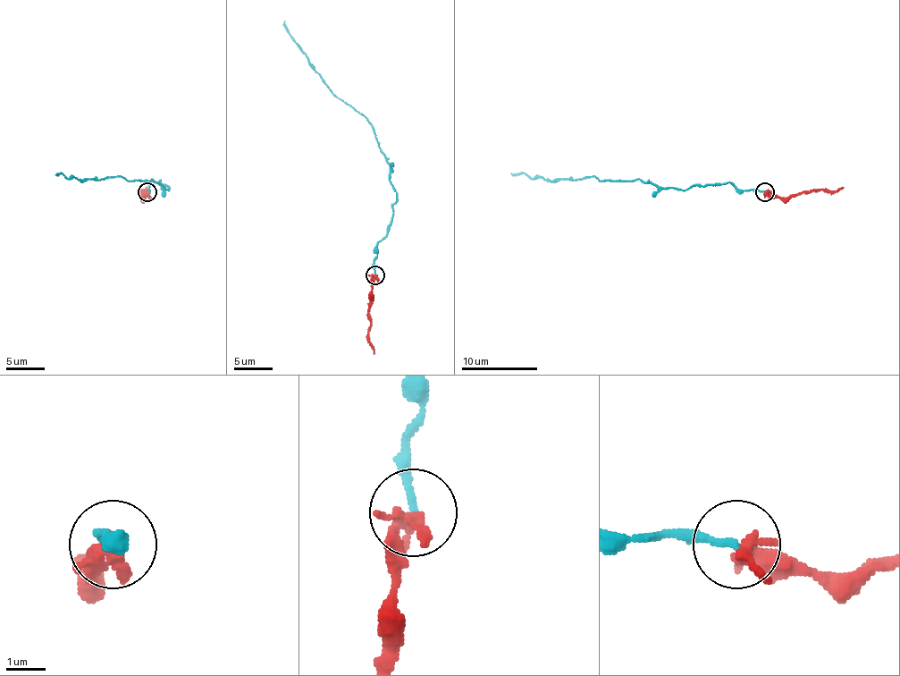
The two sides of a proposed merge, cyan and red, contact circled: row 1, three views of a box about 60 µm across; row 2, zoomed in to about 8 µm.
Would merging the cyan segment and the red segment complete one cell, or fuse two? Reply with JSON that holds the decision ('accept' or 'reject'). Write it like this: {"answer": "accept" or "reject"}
{"answer": "reject"}

